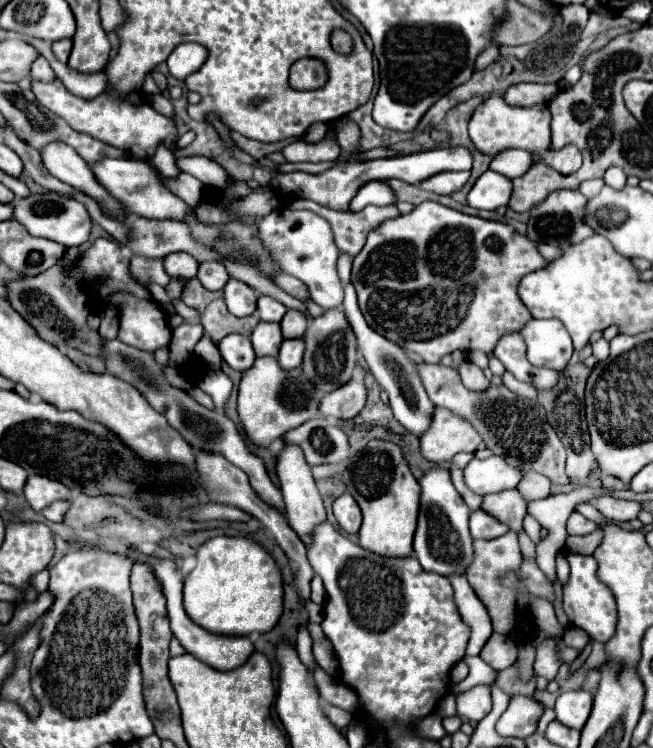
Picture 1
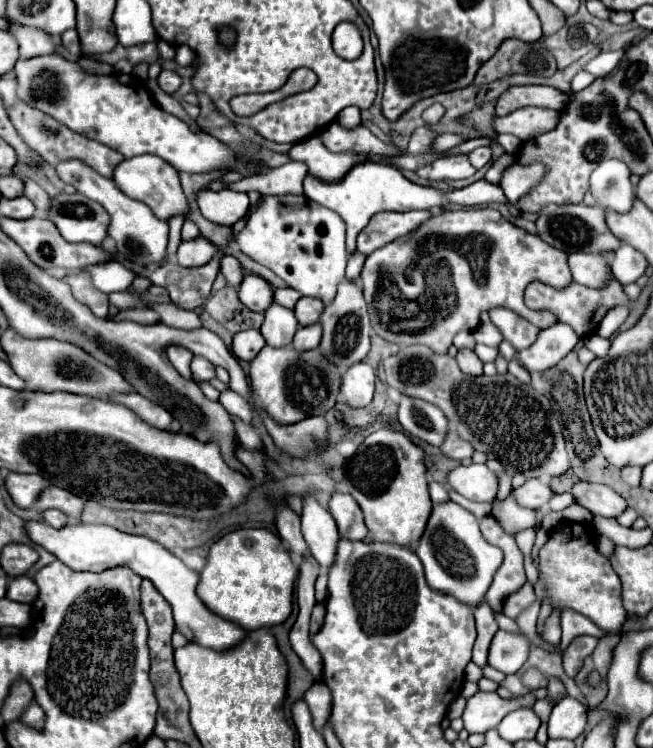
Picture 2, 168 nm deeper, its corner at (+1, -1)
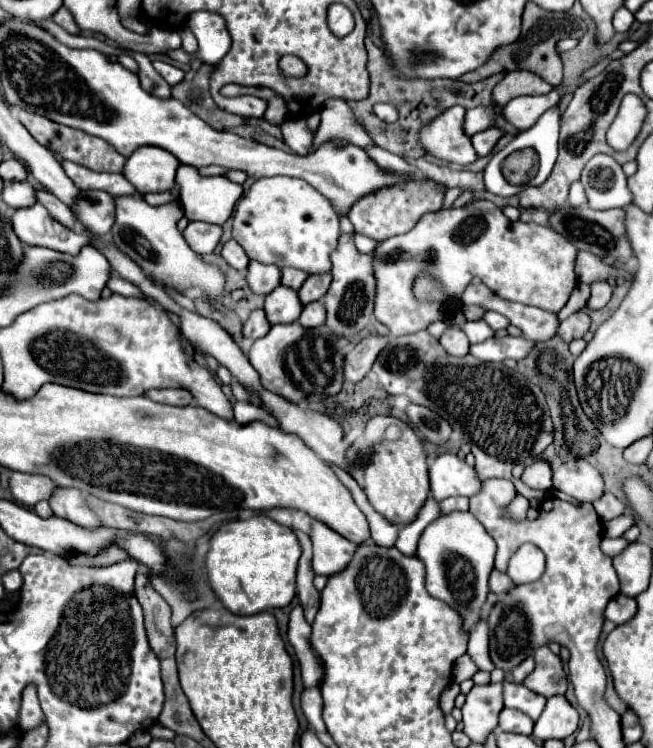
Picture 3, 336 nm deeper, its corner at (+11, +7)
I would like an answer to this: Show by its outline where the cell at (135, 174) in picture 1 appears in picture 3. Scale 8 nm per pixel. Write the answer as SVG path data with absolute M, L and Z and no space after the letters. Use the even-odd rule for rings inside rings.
M157 146L137 148L125 162L123 176L145 196L149 192L165 192L173 186L179 162L175 156Z

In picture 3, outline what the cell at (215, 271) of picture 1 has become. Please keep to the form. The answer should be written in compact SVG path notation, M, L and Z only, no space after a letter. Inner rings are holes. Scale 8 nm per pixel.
M229 240L229 242L223 246L221 256L225 258L225 262L227 262L231 268L235 268L235 270L239 270L239 272L245 272L245 270L247 270L249 258L247 258L245 250L243 250L235 240Z

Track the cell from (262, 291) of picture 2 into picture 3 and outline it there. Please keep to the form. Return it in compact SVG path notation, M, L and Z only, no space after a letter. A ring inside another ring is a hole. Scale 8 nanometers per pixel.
M251 260L249 268L247 268L245 282L249 284L249 288L253 288L253 292L269 294L269 292L273 292L273 288L279 286L281 270L277 266L273 266L273 264L267 266L267 264Z

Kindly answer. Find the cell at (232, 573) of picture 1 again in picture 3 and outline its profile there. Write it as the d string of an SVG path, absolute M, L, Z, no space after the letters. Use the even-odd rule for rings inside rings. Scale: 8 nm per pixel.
M265 514L225 522L213 536L205 558L205 578L223 606L239 616L251 616L287 606L295 596L295 570L301 548L295 534Z

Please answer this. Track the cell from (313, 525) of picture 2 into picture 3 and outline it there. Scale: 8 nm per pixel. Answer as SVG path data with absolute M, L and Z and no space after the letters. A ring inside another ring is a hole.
M313 520L309 536L313 542L313 570L323 576L331 576L345 568L357 548L357 544L341 538L331 528L325 528L319 520Z

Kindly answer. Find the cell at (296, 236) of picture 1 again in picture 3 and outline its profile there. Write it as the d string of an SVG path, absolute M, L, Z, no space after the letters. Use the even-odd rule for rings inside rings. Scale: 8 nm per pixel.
M273 176L253 182L249 192L237 202L233 212L233 240L237 240L251 260L277 264L277 268L297 268L305 274L331 272L329 254L337 248L339 216L331 202L305 180Z

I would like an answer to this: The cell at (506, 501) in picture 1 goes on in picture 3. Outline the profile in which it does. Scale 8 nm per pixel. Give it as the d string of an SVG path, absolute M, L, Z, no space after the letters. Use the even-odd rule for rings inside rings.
M535 460L523 470L521 482L533 490L551 490L551 466L545 460Z

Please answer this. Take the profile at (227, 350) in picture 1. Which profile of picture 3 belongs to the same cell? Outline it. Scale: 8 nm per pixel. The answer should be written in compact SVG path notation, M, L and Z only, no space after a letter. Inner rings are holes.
M253 310L251 316L247 318L247 322L243 322L243 336L257 340L263 338L269 332L269 322L265 320L265 312L263 310Z

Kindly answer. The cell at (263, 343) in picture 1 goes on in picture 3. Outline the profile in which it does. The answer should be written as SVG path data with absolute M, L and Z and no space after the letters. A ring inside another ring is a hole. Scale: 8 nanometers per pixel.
M279 284L271 294L265 296L263 310L265 310L265 316L271 326L273 324L291 324L299 318L303 304L299 302L295 290Z

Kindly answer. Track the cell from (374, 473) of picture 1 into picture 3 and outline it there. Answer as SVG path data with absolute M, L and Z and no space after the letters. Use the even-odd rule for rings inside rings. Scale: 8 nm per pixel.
M373 416L365 432L347 450L349 474L367 494L369 504L385 520L397 526L411 524L429 496L429 478L425 464L425 450L415 430L407 422L391 416Z

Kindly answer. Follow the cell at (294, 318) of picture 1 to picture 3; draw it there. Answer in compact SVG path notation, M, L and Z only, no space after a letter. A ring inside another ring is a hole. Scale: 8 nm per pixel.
M321 274L321 276L309 276L303 282L303 288L299 290L299 300L301 304L309 304L309 302L317 302L325 296L327 288L331 284L331 274Z

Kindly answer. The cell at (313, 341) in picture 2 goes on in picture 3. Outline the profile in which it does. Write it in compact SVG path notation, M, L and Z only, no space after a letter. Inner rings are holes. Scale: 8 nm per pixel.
M313 302L313 304L307 304L303 306L303 312L297 320L303 328L317 328L317 326L323 326L325 322L325 308L321 302Z

